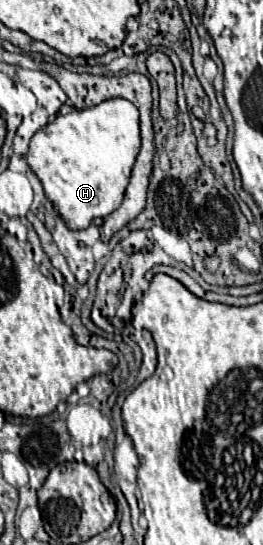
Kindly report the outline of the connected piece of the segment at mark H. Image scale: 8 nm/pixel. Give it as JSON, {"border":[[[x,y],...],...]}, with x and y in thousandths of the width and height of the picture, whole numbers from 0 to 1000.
{"border":[[[422,180],[369,194],[323,202],[278,202],[262,209],[217,209],[202,224],[141,239],[118,253],[103,301],[156,330],[171,360],[202,371],[209,385],[240,400],[262,422],[316,422],[361,404],[414,396],[460,378],[475,345],[490,338],[498,308],[529,283],[536,250],[529,250],[529,202],[475,180]]]}

